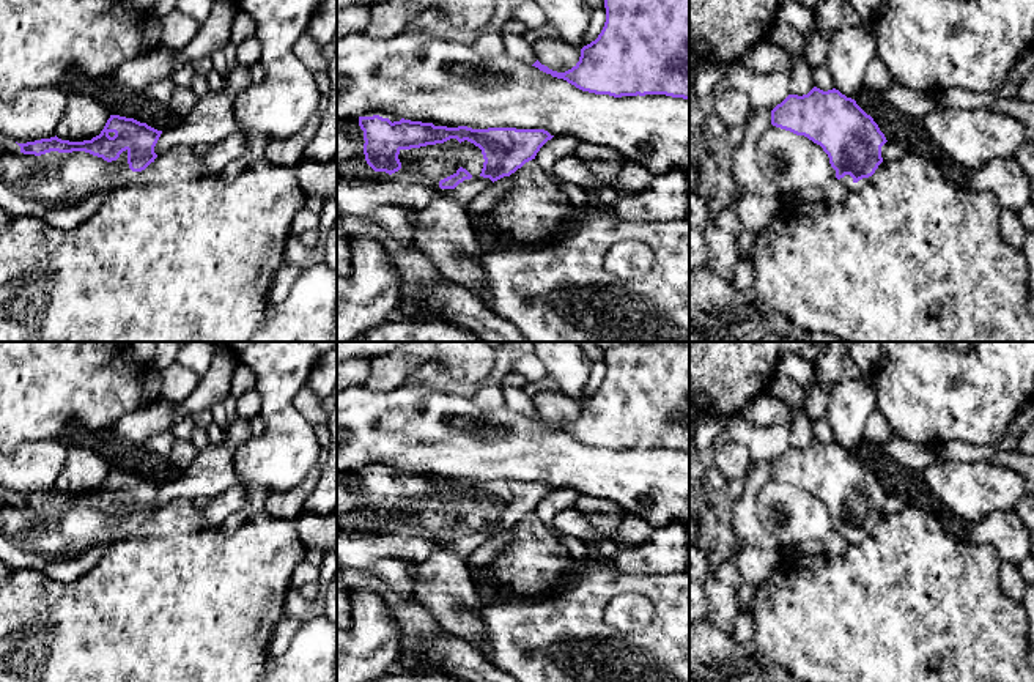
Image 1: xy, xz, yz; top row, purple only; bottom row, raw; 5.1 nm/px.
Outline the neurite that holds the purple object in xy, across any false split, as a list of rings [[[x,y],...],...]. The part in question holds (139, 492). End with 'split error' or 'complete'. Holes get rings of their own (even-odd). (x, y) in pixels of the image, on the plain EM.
[[[110,468],[101,487],[83,495],[55,488],[16,496],[0,487],[0,561],[71,583],[96,567],[112,542],[154,515],[161,487],[120,468]]]; split error

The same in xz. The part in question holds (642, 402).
[[[645,342],[604,350],[606,375],[595,394],[581,402],[579,414],[565,425],[532,417],[552,430],[595,447],[666,447],[689,452],[689,342]]]; complete

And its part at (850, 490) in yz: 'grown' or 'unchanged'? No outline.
grown

